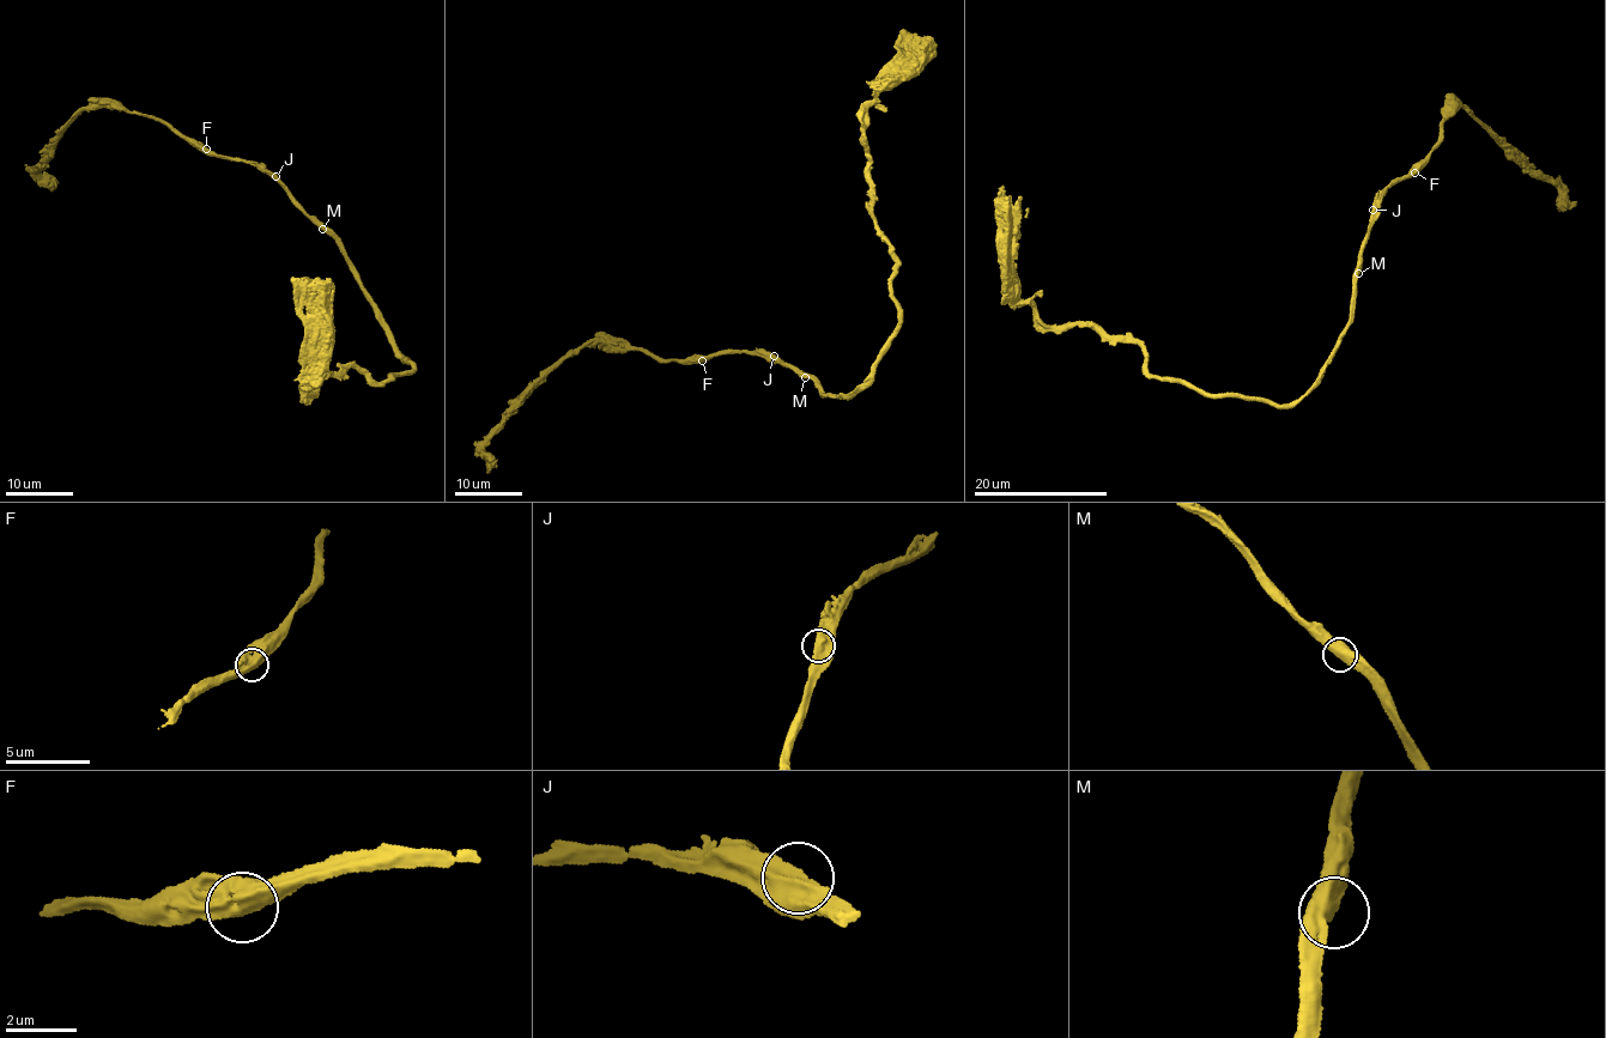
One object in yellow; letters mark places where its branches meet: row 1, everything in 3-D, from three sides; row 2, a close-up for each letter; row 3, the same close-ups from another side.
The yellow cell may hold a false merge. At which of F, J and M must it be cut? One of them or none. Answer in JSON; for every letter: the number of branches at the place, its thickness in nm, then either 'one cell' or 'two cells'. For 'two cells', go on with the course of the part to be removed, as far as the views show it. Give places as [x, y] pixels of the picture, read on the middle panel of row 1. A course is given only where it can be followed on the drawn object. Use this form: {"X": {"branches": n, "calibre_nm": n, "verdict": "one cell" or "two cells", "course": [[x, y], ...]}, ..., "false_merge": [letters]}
{"F": {"branches": 2, "calibre_nm": 550, "verdict": "one cell"}, "J": {"branches": 2, "calibre_nm": 550, "verdict": "one cell"}, "M": {"branches": 2, "calibre_nm": 600, "verdict": "one cell"}, "false_merge": []}

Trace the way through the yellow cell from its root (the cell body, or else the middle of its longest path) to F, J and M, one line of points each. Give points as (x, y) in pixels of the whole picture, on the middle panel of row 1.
F: (826, 396), (829, 393), (825, 394), (811, 378), (758, 352), (728, 350), (709, 354), (702, 360)
J: (826, 396), (829, 393), (825, 394), (811, 378), (774, 356)
M: (826, 396), (829, 393), (825, 394), (811, 378), (805, 377)

